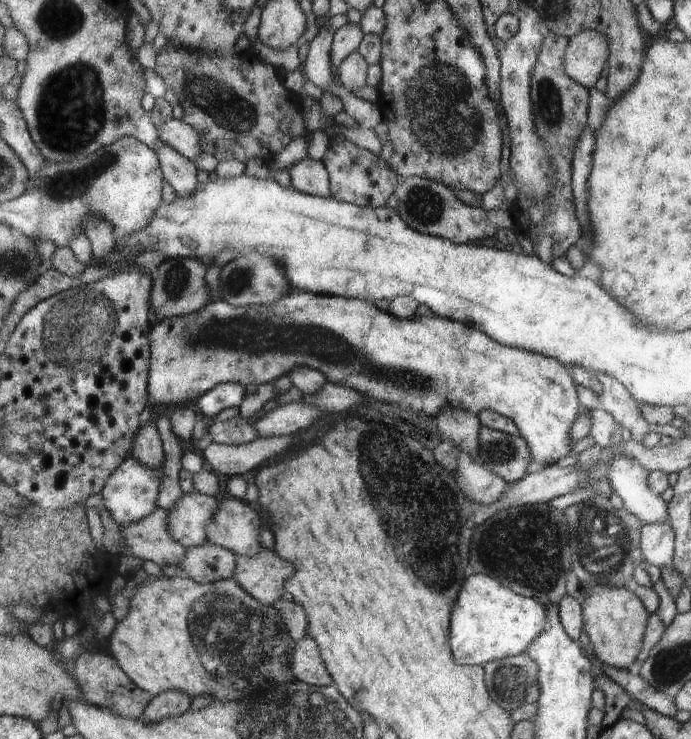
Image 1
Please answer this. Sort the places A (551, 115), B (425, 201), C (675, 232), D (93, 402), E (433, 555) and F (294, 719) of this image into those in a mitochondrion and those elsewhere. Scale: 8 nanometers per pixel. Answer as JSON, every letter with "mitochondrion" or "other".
{"A":"mitochondrion","B":"mitochondrion","C":"other","D":"other","E":"mitochondrion","F":"mitochondrion"}

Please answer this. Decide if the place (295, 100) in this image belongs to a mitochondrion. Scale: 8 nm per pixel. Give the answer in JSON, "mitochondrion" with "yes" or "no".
{"mitochondrion":"no"}

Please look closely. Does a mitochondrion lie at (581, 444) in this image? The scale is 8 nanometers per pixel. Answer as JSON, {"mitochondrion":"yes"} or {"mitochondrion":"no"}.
{"mitochondrion":"no"}

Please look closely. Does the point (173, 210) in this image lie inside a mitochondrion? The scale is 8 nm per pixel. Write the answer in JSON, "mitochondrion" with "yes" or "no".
{"mitochondrion":"no"}

